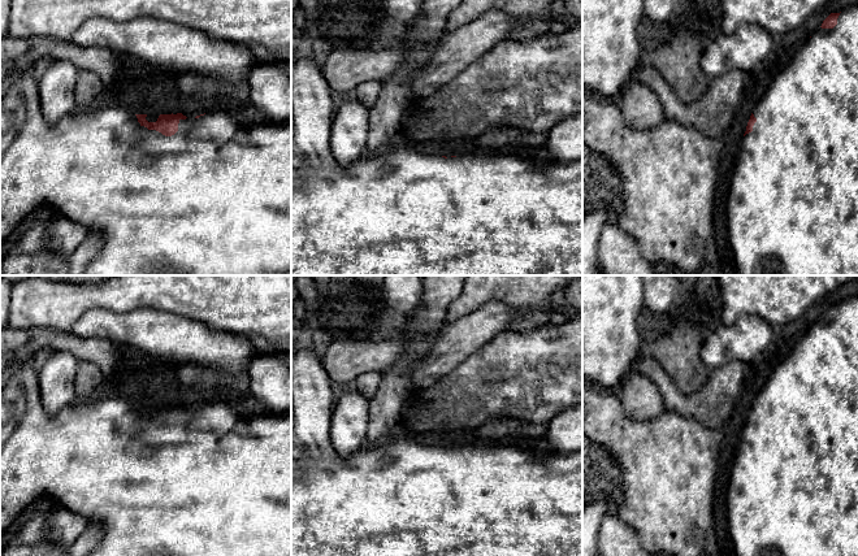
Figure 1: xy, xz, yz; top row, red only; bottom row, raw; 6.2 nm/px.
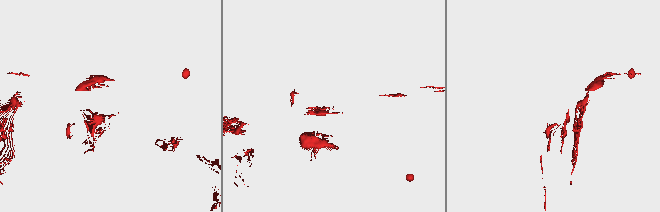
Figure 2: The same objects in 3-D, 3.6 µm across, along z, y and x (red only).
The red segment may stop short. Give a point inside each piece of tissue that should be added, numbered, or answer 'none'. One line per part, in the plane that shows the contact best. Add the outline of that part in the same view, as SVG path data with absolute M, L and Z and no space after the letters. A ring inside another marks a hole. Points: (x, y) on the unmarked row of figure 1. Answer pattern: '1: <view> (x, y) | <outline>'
1: xy (215, 483) | M29 362L23 364L0 381L0 535L42 496L48 496L53 507L81 514L104 529L103 542L88 556L291 556L291 411L265 411L243 418L234 411L230 399L221 399L199 409L179 411L178 422L165 427L143 418L130 400L116 395L77 401L48 416L42 405L39 374Z

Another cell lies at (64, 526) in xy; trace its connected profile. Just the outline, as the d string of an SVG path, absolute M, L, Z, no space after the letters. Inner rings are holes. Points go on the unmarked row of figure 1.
M52 507L47 520L47 538L51 542L70 547L87 529L90 521L65 508Z

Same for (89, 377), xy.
M79 361L75 375L75 399L78 403L92 399L92 392L104 381L101 369L91 362Z

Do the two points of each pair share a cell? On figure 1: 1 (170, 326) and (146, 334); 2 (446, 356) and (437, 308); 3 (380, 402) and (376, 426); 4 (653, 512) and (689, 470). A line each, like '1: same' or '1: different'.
1: same
2: different
3: same
4: same

